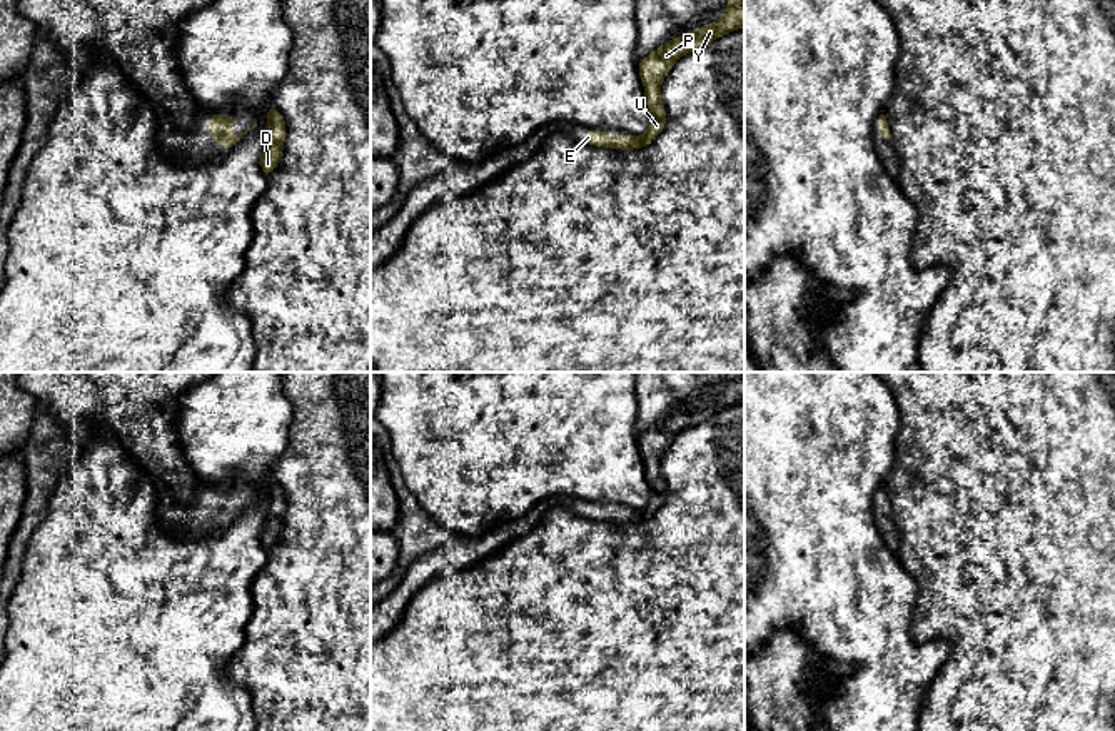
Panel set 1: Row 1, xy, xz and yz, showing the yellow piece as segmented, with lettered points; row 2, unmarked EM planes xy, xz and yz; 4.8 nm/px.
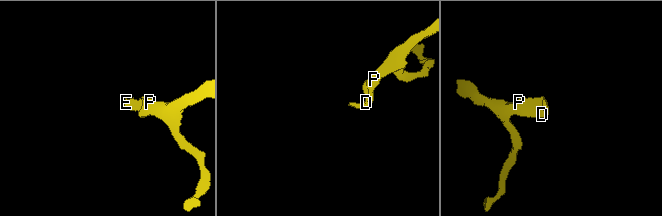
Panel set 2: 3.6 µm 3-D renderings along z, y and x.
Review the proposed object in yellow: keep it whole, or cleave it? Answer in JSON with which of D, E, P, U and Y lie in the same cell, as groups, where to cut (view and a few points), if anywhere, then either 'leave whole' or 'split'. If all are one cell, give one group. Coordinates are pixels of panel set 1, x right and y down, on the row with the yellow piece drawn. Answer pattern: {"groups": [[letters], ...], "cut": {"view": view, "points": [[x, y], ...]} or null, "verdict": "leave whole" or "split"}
{"groups": [["D", "E", "P", "U", "Y"]], "cut": null, "verdict": "leave whole"}

